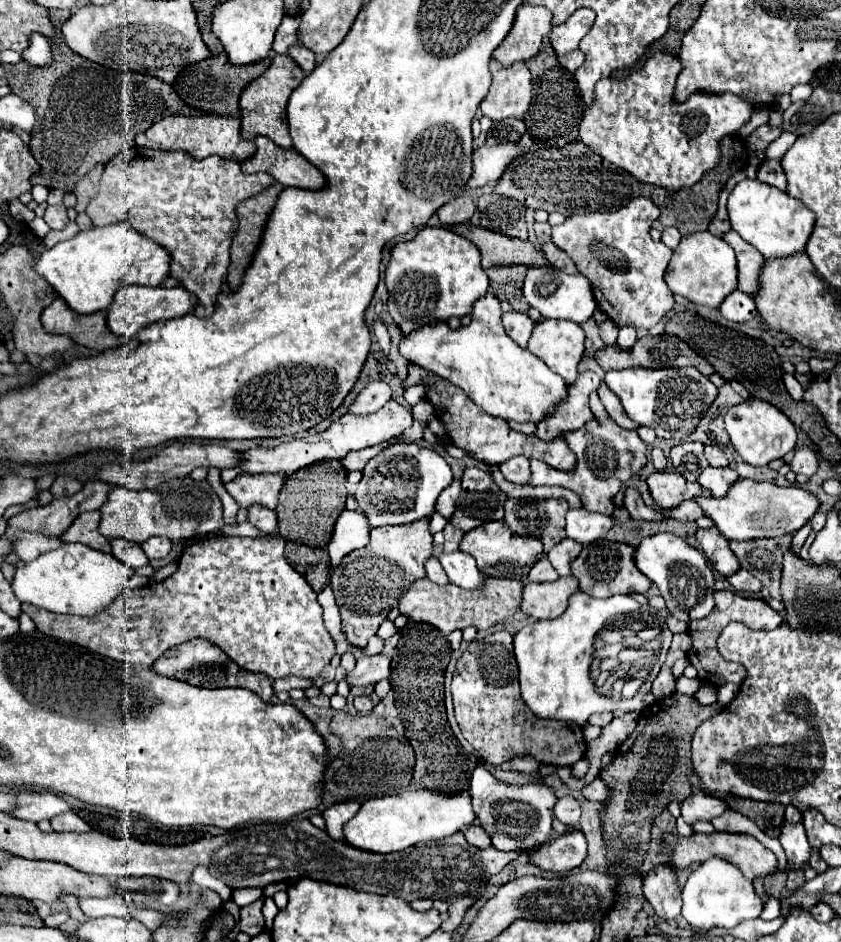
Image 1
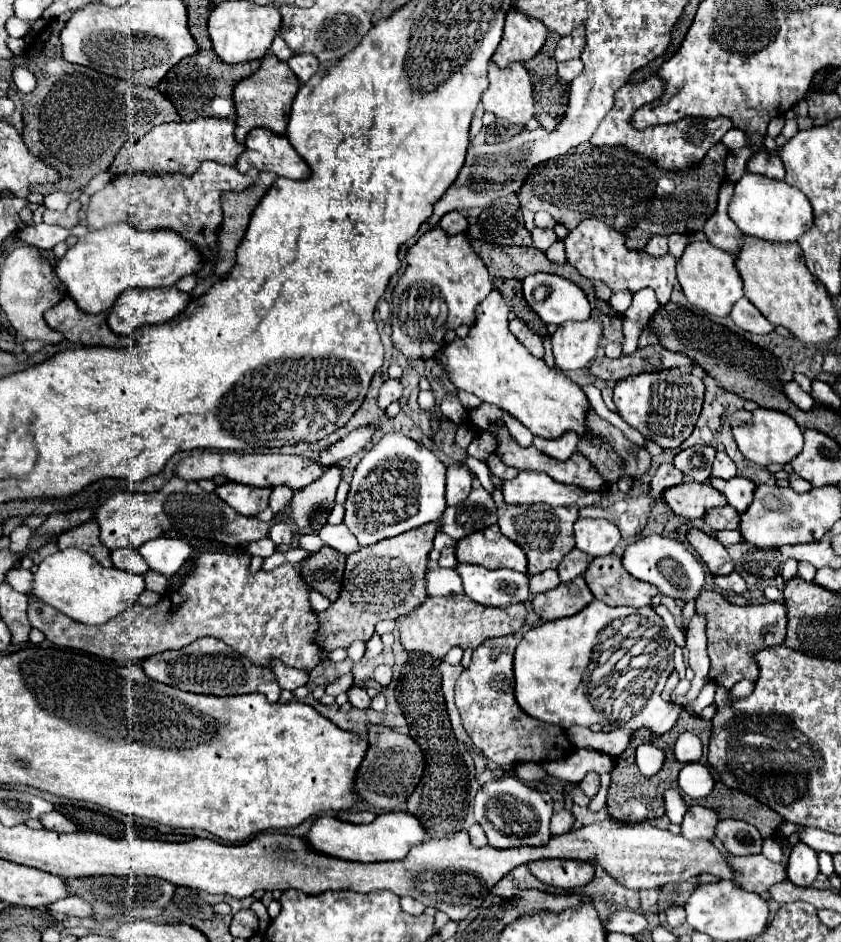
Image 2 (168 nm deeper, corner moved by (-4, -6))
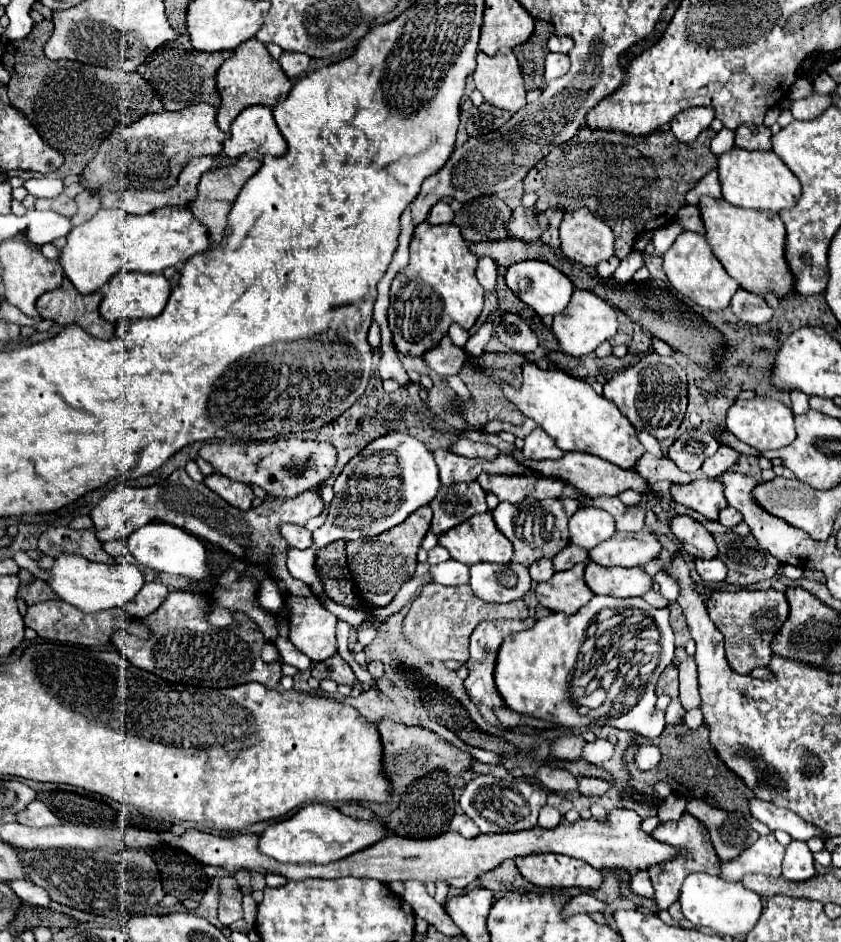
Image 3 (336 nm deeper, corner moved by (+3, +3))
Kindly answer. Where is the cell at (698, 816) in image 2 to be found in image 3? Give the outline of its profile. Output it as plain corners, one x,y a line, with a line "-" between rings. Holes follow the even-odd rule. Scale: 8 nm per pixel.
684,812
680,820
676,822
666,822
666,824
658,824
652,830
652,836
664,844
670,844
678,850
678,856
674,860
666,860
664,864
654,864
652,868
648,868
650,872
650,880
654,886
654,902
660,910
666,910
670,904
674,904
678,900
678,892
680,886
684,882
684,878
692,872
708,872
708,874
718,874
720,872
720,860
710,844
708,832
706,828
700,824
698,818
694,818
690,812

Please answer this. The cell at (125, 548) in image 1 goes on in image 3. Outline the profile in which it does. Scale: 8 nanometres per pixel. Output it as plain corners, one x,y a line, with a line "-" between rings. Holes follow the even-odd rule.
116,540
116,542
104,542
102,546
104,546
104,550
106,550
106,552
110,554
110,556
114,556
114,558
120,558
120,556
124,556
124,554
128,552
126,540

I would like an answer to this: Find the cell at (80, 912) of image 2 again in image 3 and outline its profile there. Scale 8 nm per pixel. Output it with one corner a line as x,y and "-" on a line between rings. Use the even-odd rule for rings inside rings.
10,880
10,888
24,900
30,904
36,904
38,907
48,907
48,894
44,888
36,886
30,880

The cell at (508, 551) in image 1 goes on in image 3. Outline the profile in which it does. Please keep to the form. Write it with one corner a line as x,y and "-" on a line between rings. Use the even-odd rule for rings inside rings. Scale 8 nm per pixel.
490,512
472,516
472,520
458,524
452,532
442,532
438,544
444,546
454,560
468,566
478,562
510,562
514,554
512,542
496,528

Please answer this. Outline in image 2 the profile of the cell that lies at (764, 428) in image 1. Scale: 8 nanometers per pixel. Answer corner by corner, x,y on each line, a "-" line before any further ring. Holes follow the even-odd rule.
757,407
755,411
741,409
735,413
731,421
731,429
733,429
733,437
737,441
739,451
759,467
767,467
771,463
785,465
791,459
795,459
797,453
801,453
803,449
803,431
789,415
781,411
773,411
765,407

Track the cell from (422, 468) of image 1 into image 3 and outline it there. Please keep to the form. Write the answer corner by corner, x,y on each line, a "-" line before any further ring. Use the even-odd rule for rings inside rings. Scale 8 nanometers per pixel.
386,434
354,456
336,478
334,500
330,502
324,526
312,534
314,544
322,548
336,540
378,536
402,524
420,506
430,504
438,488
440,480
432,452
410,434

